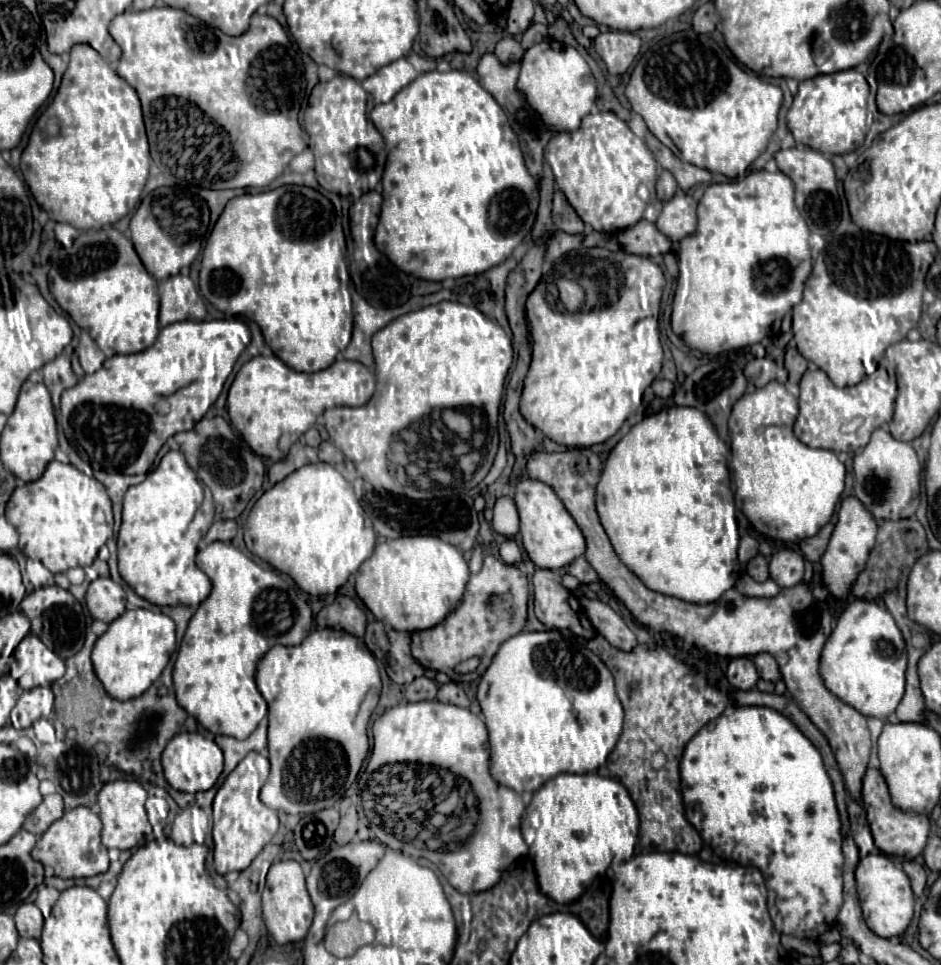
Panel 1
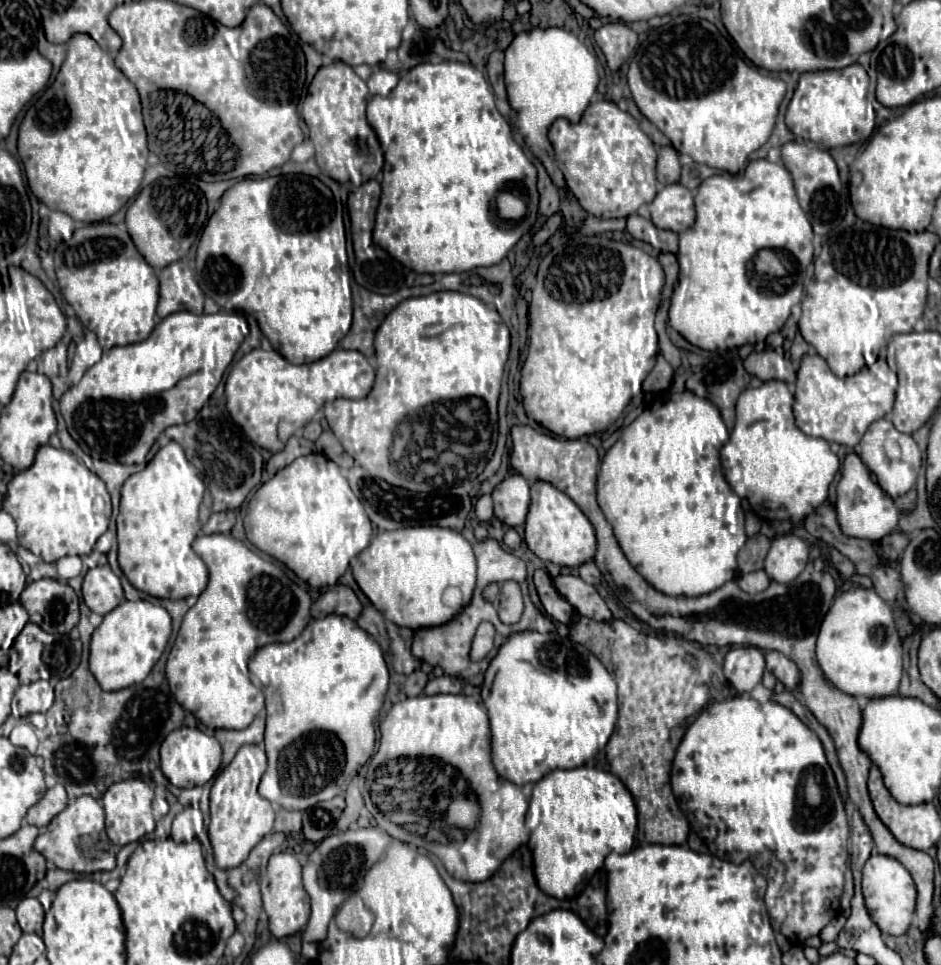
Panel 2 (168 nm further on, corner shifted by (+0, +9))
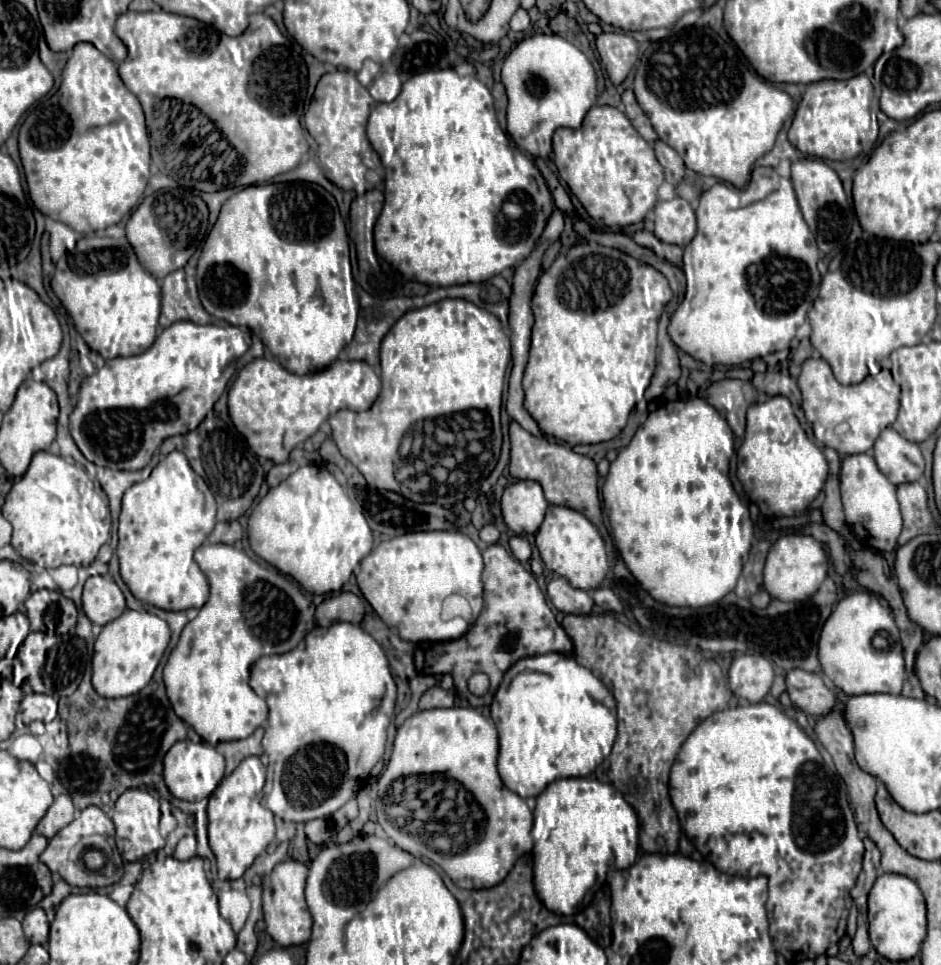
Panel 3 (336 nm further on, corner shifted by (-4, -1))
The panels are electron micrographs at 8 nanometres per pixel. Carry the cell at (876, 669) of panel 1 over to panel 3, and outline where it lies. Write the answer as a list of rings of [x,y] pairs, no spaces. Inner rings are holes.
[[[859,590],[847,594],[827,618],[819,638],[819,662],[823,674],[845,694],[901,694],[907,678],[899,628],[891,612],[875,594]]]

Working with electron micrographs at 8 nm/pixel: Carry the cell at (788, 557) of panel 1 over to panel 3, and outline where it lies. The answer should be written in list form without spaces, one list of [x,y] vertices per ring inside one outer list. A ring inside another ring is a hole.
[[[785,534],[777,538],[769,548],[763,570],[763,588],[769,592],[771,598],[777,598],[781,602],[807,600],[819,590],[821,582],[827,576],[827,570],[829,570],[827,552],[819,540],[805,534]]]

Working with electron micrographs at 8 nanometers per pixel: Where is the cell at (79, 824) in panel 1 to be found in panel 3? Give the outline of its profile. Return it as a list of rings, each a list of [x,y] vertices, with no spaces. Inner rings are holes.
[[[89,806],[89,808],[81,810],[79,816],[69,826],[59,830],[57,836],[53,836],[49,840],[49,846],[41,854],[41,860],[49,866],[51,872],[59,874],[67,884],[79,886],[79,888],[111,886],[111,884],[117,884],[123,876],[123,860],[121,860],[121,854],[117,852],[117,846],[115,846],[115,826],[113,826],[111,818],[97,806]],[[87,846],[95,846],[95,848],[101,848],[105,852],[107,864],[99,872],[89,872],[85,868],[85,864],[81,862],[81,854]]]

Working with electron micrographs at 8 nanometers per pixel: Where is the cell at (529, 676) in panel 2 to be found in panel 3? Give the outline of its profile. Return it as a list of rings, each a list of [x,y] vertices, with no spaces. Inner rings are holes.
[[[543,654],[543,656],[531,656],[531,658],[525,658],[525,660],[519,660],[507,674],[505,678],[513,678],[511,684],[507,688],[501,688],[497,690],[495,698],[493,698],[493,704],[491,704],[491,718],[499,730],[499,774],[501,774],[501,780],[505,782],[505,786],[519,794],[521,798],[529,798],[529,796],[539,796],[547,784],[551,784],[553,780],[561,778],[561,776],[589,776],[609,754],[611,754],[611,748],[613,748],[613,742],[615,742],[615,736],[617,736],[617,710],[615,710],[615,700],[611,696],[611,692],[607,690],[607,686],[597,678],[593,676],[587,668],[583,668],[581,664],[577,664],[573,658],[567,658],[563,654]]]

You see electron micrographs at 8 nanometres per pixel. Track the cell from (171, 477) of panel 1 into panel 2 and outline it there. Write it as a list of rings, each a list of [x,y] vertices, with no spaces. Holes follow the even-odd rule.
[[[177,442],[163,446],[141,472],[125,480],[117,516],[119,566],[137,590],[171,600],[199,596],[205,590],[207,566],[193,554],[191,544],[211,516],[211,500],[203,479]]]

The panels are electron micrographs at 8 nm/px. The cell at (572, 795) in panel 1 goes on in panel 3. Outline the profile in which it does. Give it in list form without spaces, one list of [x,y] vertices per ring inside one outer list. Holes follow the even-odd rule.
[[[594,776],[583,778],[559,778],[541,796],[537,796],[533,811],[533,882],[534,889],[547,910],[563,916],[575,914],[577,904],[583,900],[585,892],[595,884],[599,870],[611,866],[616,870],[629,868],[636,861],[638,852],[639,822],[632,806],[610,783],[601,782]]]

